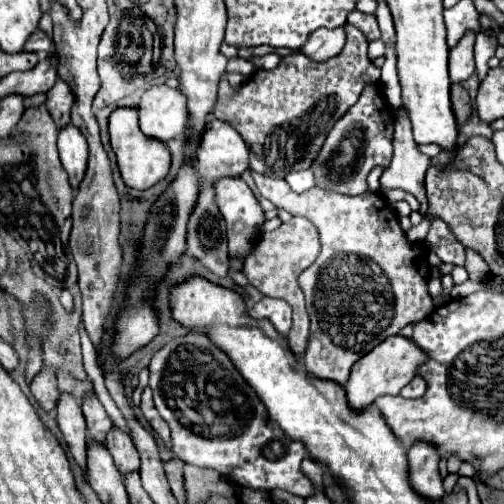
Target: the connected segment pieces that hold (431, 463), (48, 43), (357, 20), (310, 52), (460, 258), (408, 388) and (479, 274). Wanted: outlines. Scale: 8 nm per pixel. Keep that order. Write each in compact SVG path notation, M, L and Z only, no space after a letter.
M416 440L416 444L408 448L410 482L418 494L432 500L444 496L438 462L440 462L440 452L436 452L434 444L424 444L422 440Z
M36 30L24 44L26 52L48 52L52 48L52 38L44 30Z
M354 10L354 12L348 14L348 24L356 26L370 42L380 38L380 28L378 28L376 16L372 16L372 14L362 14L362 12Z
M344 26L340 28L318 28L316 32L312 32L312 36L308 38L308 42L302 46L302 54L306 54L312 60L328 60L336 54L340 54L340 50L344 48Z
M430 220L430 232L426 238L426 246L442 258L442 262L464 264L464 250L462 244L448 232L448 226L442 220Z
M416 376L416 378L412 378L410 384L406 384L400 390L400 396L404 396L404 398L420 398L424 392L426 392L426 382L424 382L422 376Z
M465 248L465 254L466 261L464 267L468 272L469 278L473 281L484 282L484 278L490 276L486 260L480 254L476 254L476 250L472 250L472 248Z

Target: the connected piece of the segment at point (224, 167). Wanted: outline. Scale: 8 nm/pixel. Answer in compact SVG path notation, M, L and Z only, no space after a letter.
M212 120L198 142L196 170L208 182L238 178L248 170L248 154L246 142L230 124Z

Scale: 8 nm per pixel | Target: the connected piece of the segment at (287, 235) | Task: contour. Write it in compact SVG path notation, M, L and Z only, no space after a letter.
M294 216L290 222L284 222L274 232L264 232L256 242L254 252L248 256L248 260L244 260L244 268L242 268L250 284L256 286L264 296L282 298L292 306L294 316L292 316L292 328L288 332L288 344L298 358L302 358L304 354L306 340L308 340L308 326L310 326L308 312L304 306L304 294L300 292L298 286L298 276L300 272L304 272L304 268L308 268L316 260L318 252L320 252L320 240L314 224L310 224L306 218Z

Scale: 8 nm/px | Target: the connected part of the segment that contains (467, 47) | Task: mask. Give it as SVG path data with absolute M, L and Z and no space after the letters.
M466 32L456 44L456 48L450 48L450 82L464 82L474 74L474 38L474 32Z

